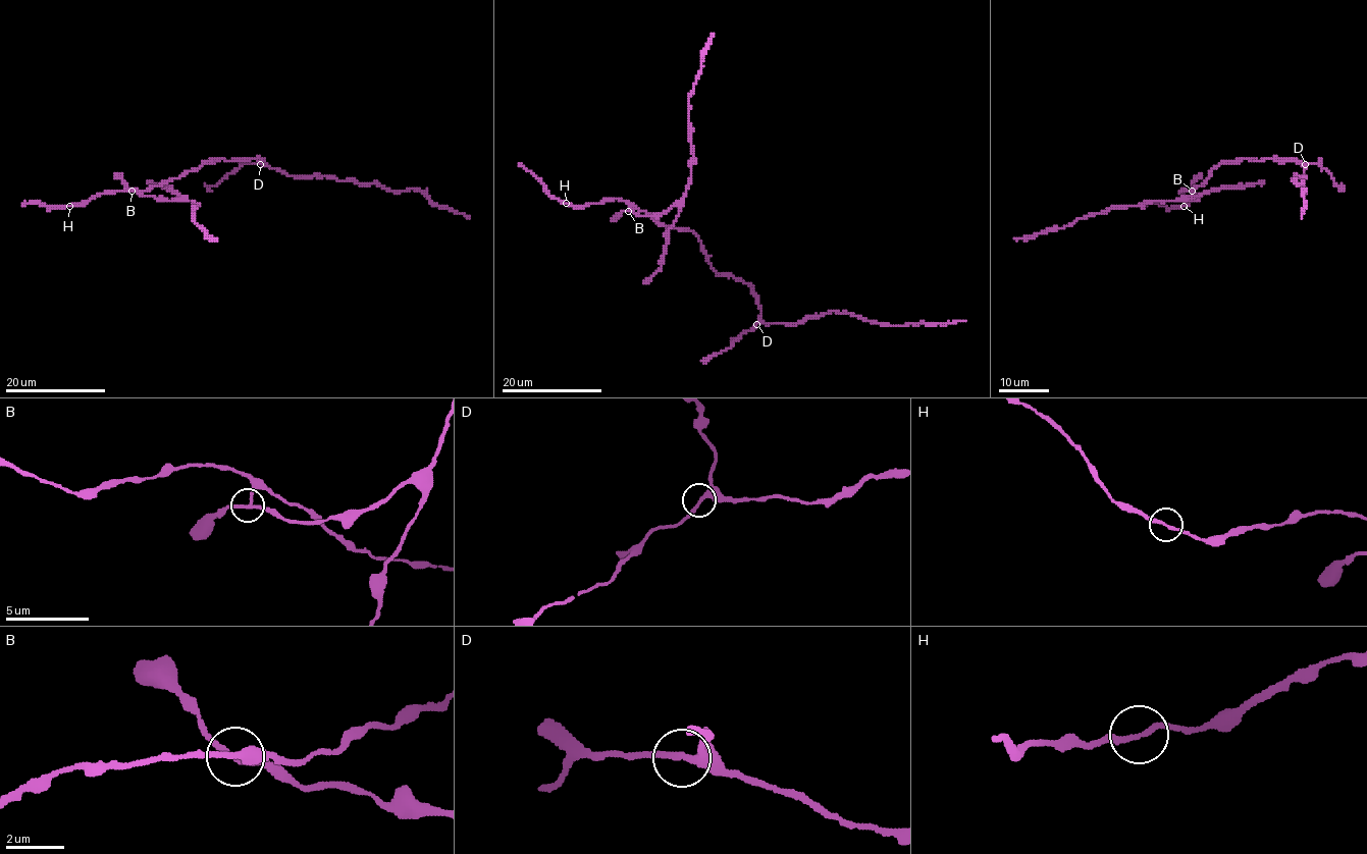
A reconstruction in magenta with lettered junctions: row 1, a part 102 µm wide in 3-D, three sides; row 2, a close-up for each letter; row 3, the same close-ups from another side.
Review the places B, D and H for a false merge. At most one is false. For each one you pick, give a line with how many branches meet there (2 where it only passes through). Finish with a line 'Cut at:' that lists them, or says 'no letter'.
B: 3 branches meet
Cut at: B

